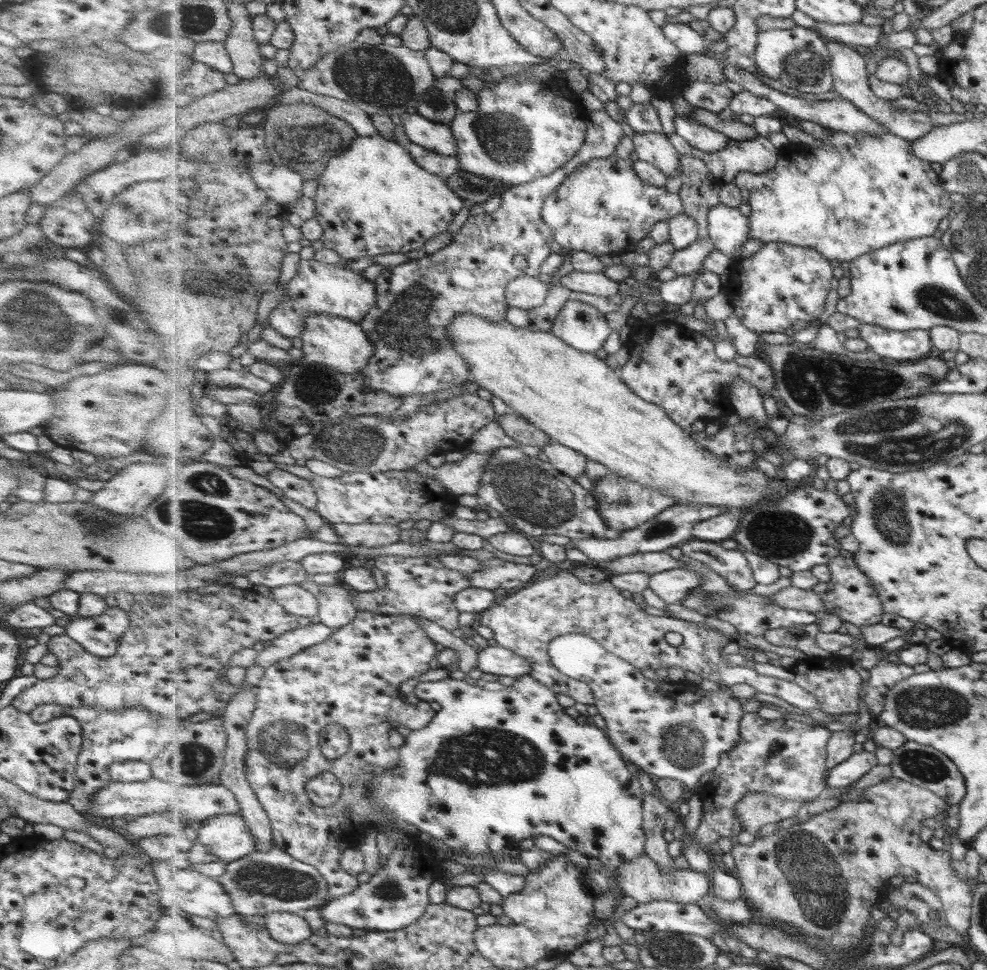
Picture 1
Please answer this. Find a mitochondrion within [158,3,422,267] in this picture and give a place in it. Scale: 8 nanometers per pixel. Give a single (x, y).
(313, 143)

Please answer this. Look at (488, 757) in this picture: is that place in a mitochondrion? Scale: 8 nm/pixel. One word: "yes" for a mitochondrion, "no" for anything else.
yes

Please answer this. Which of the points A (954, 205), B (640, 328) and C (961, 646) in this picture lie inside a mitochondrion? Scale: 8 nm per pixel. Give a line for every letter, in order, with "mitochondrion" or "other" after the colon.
A: mitochondrion
B: other
C: other

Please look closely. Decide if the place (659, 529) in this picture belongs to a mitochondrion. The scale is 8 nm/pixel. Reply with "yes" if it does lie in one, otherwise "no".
yes

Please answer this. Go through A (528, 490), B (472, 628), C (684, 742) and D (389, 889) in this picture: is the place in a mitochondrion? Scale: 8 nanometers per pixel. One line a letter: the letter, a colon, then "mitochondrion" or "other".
A: mitochondrion
B: other
C: mitochondrion
D: mitochondrion

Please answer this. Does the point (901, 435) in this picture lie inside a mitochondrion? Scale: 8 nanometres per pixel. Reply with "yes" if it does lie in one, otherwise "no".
yes

